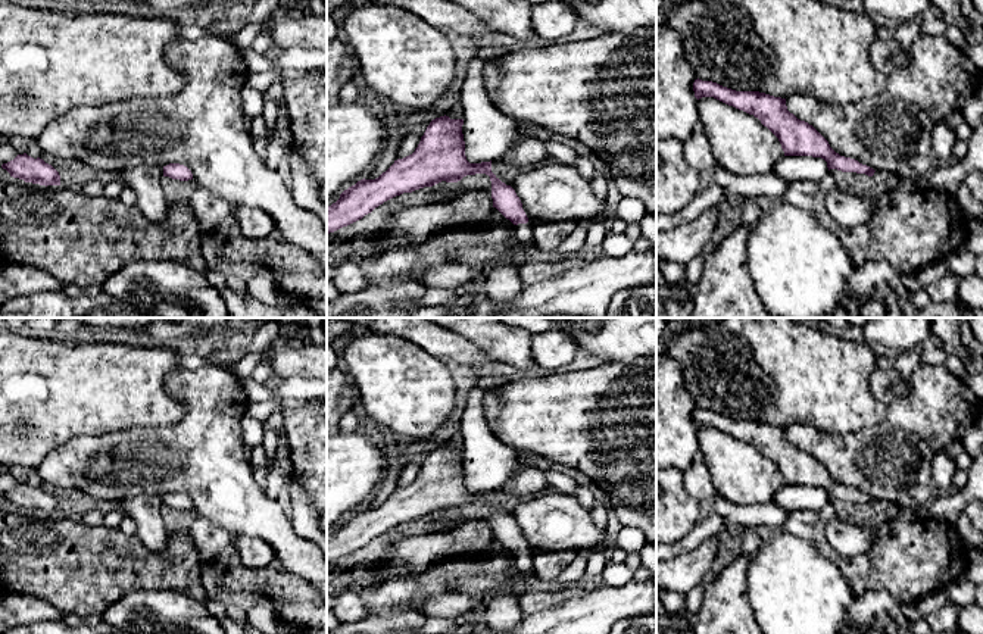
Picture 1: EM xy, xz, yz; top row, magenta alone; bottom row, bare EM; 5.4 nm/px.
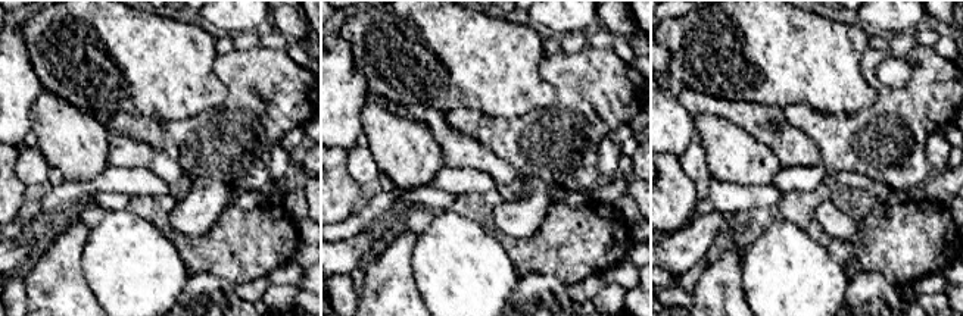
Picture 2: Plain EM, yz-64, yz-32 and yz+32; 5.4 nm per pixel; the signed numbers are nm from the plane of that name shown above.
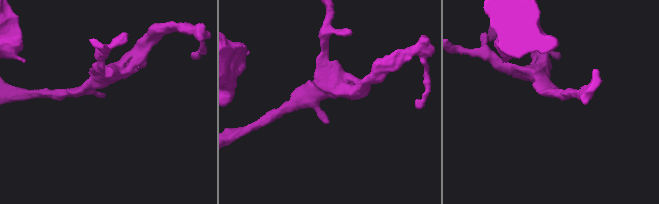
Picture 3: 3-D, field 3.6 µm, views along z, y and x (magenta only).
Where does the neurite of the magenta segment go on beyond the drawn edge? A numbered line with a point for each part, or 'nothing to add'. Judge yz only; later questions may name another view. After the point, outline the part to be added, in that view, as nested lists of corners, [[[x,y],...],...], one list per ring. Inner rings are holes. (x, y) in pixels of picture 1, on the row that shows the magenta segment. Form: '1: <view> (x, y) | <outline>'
nothing to add

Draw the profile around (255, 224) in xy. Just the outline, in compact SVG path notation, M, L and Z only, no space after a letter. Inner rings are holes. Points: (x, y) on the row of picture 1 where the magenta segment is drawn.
M237 206L235 218L240 224L243 235L247 238L266 238L277 229L272 218L260 209Z

